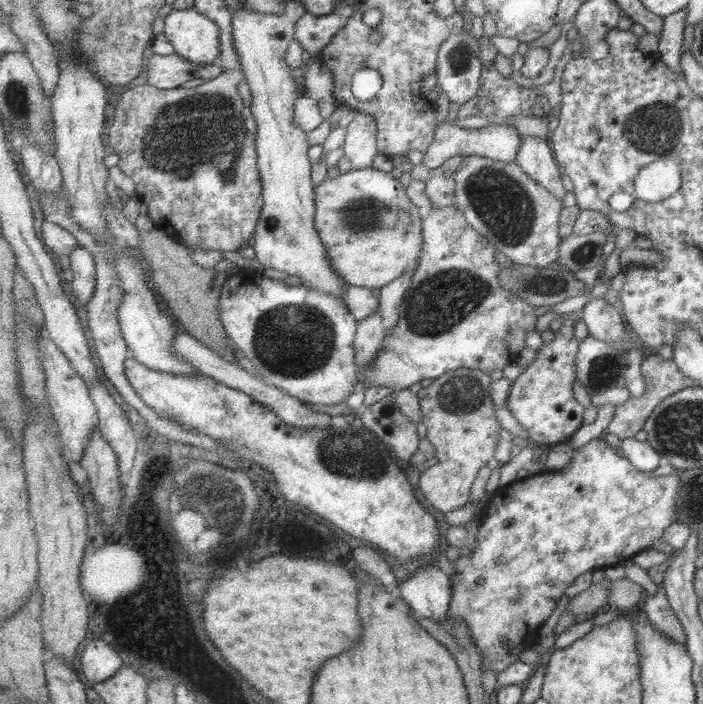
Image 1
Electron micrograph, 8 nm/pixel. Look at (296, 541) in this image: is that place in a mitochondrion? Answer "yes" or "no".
no

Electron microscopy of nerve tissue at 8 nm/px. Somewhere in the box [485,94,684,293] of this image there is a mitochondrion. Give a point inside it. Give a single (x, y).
(652, 127)

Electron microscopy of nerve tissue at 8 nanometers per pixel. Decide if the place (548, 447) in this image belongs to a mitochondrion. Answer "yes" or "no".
no

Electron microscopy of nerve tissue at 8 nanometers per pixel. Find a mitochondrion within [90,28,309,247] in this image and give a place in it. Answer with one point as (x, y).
(202, 133)

